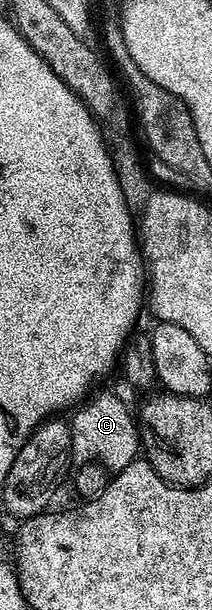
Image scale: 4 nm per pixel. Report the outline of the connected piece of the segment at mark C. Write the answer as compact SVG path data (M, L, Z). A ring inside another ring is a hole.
M104 391L89 396L72 414L71 462L75 466L91 464L95 459L109 472L117 473L139 458L139 424L125 403L116 395ZM97 455L97 457L95 457Z

